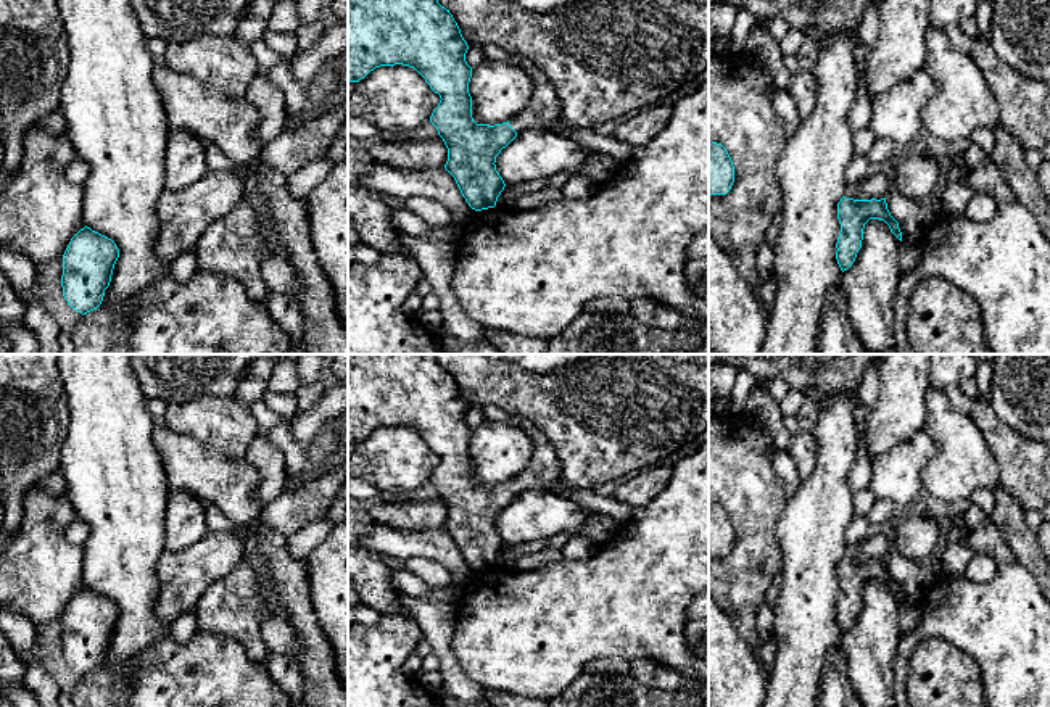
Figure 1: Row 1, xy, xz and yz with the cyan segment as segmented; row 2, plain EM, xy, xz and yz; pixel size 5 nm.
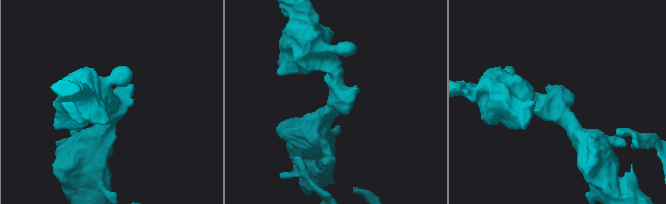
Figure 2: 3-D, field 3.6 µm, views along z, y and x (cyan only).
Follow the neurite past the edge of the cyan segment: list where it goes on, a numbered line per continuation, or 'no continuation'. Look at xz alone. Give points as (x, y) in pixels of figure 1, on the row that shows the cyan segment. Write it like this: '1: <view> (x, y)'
1: xz (543, 107)

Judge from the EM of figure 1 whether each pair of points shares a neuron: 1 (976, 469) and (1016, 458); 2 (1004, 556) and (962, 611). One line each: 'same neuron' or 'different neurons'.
1: different neurons
2: different neurons

